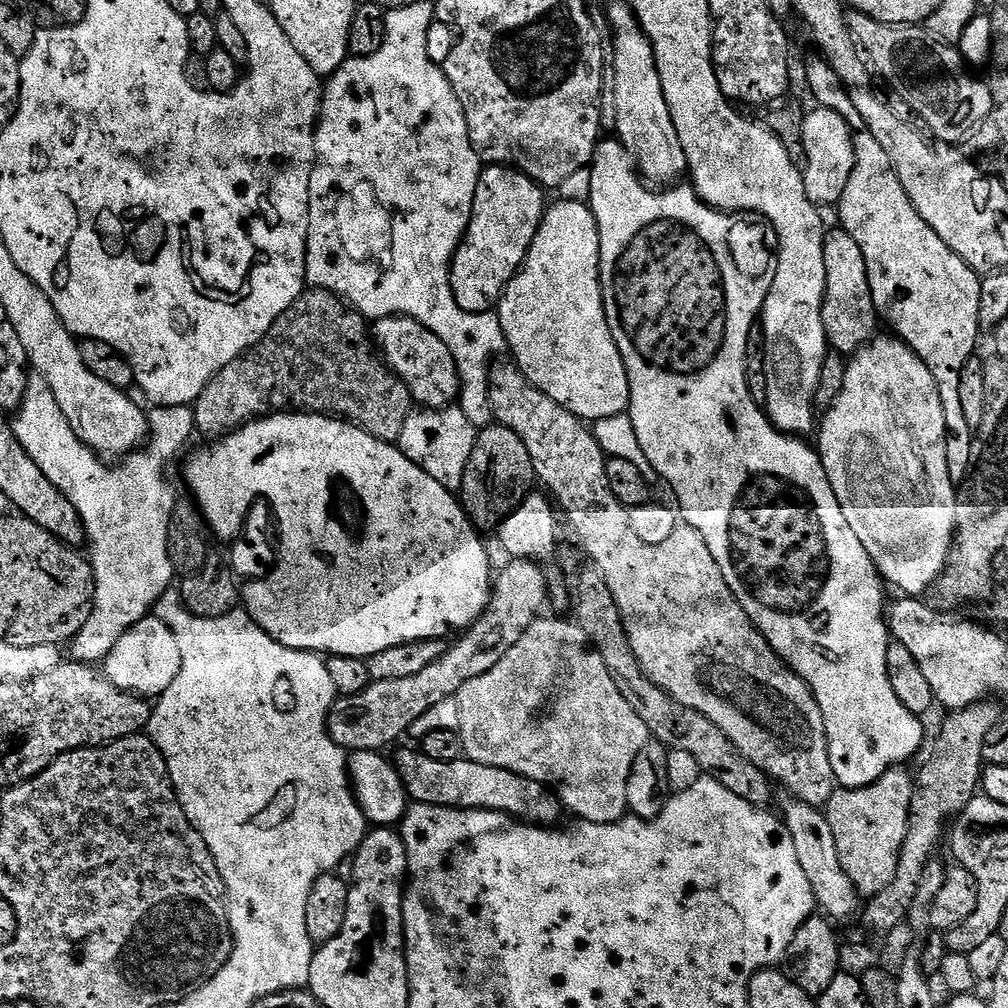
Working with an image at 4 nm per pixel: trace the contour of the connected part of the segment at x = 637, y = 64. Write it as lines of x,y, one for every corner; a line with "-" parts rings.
626,2
609,6
608,24
616,35
612,40
612,48
610,44
610,61
614,66
615,79
615,139
619,140
636,165
636,171
649,185
675,185
679,181
676,179
688,172
688,163
682,142
678,142
678,134
674,130
674,120
670,118
670,108
666,106
652,44

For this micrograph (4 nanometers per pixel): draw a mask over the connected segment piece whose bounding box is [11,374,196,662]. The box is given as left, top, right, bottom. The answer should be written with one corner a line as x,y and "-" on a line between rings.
29,375
26,398
18,406
11,426
26,454
38,462
38,470
42,470
42,474
46,474
46,478
50,478
50,482
66,494
74,510
78,510
87,543
92,543
90,563
92,577
96,580
96,594
90,618
86,626
82,626
78,642
73,643
71,648
77,661
103,662
110,650
114,650
118,638
149,615
155,609
152,607
156,599
172,584
174,569
168,553
168,527
178,493
168,481
168,467
179,458
180,451
196,432
196,409
186,404
173,408
153,407
150,412
150,443
123,457
116,469
107,468
104,465
107,463
84,445
78,434
74,434
70,422
66,422
66,414
62,414
62,406
58,406
58,401
54,399
54,390
46,386
46,378

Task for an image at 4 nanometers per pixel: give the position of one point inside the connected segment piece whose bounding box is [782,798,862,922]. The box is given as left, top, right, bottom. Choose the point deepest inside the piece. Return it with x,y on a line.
836,897

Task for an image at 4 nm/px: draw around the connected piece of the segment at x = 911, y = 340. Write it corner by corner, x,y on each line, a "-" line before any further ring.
857,131
852,142
854,170
838,205
838,224
858,242
862,258
866,258
877,317
883,323
885,320
904,345
926,362
934,376
948,427
950,478
953,485
959,486
972,467
974,430
963,418
958,382
962,368
977,351
976,339
982,335
978,314
981,277
916,213
874,134

